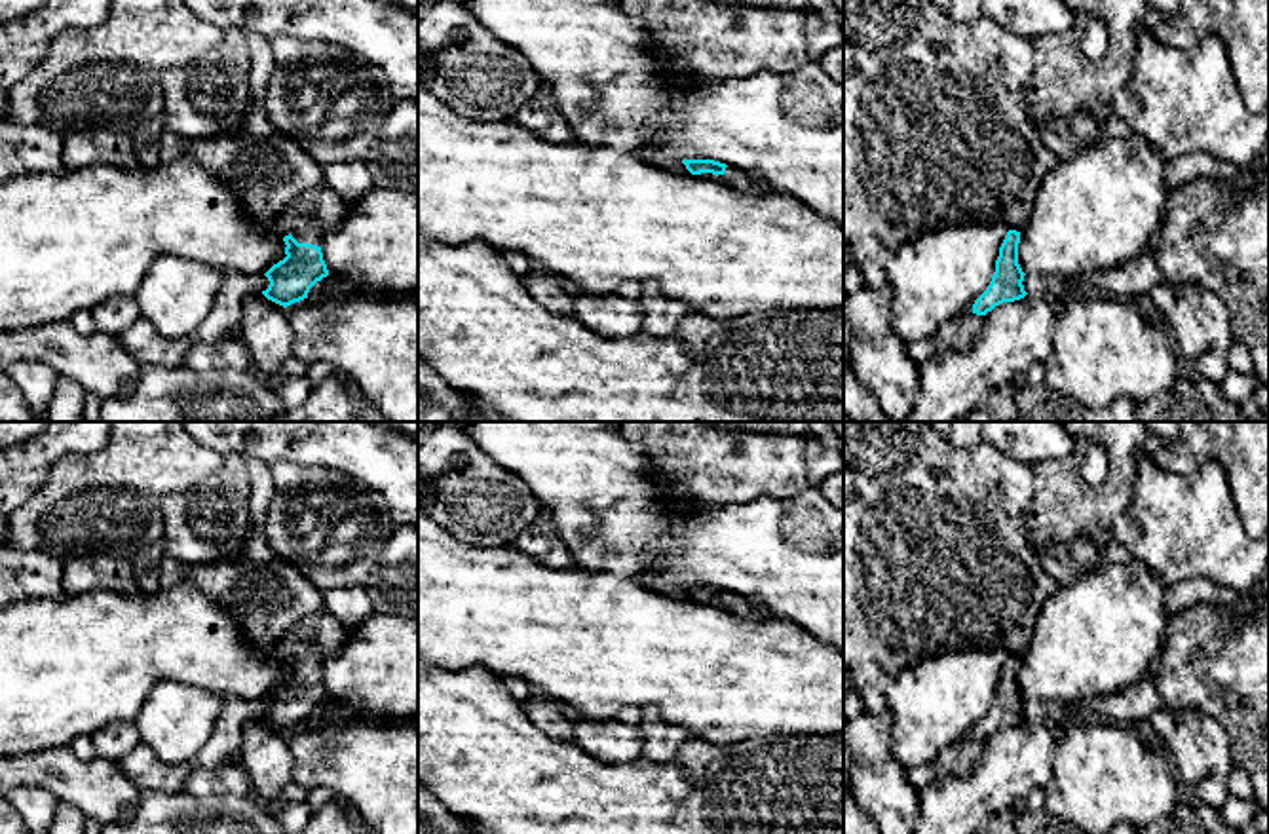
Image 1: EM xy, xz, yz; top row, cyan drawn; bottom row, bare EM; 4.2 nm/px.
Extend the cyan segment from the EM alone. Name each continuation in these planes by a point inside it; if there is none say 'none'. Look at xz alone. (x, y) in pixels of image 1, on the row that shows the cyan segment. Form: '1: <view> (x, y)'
1: xz (734, 177)

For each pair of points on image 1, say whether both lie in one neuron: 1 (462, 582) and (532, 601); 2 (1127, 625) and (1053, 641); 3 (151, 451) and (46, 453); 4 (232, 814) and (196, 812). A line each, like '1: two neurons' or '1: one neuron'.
1: one neuron
2: one neuron
3: two neurons
4: one neuron

